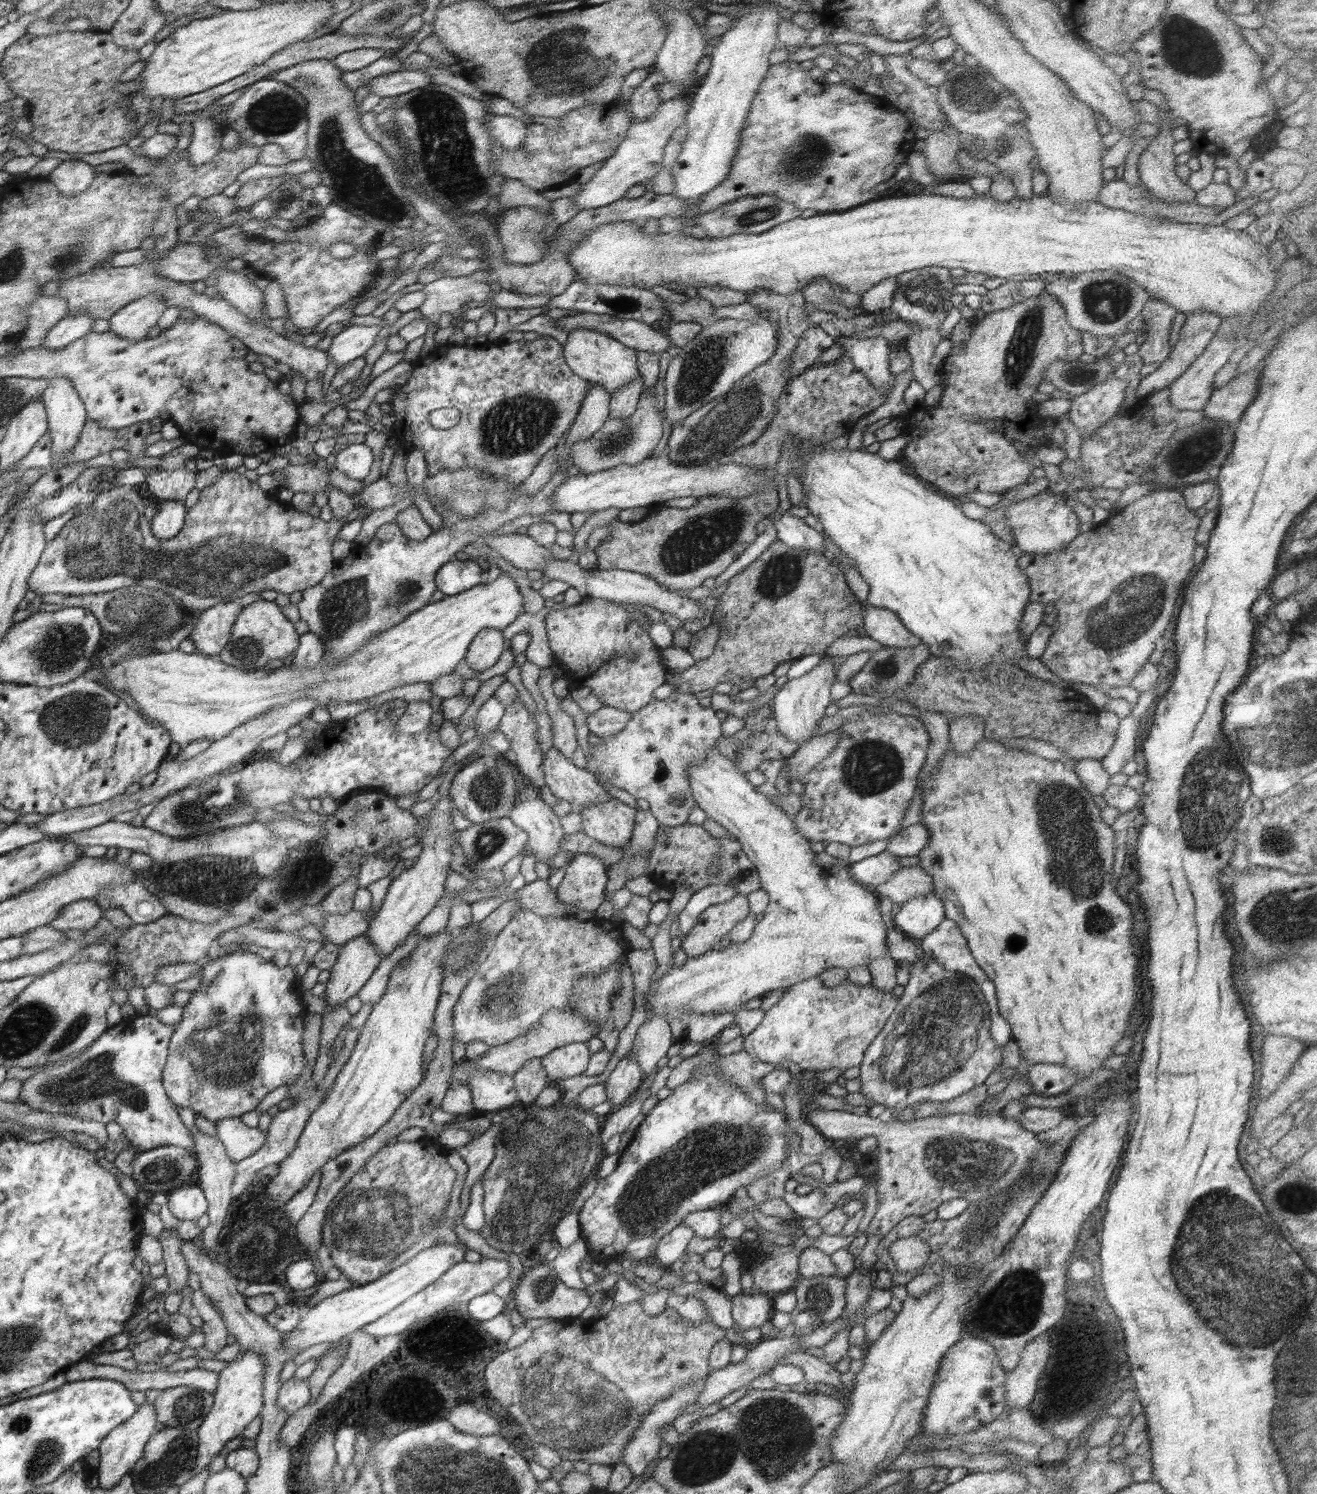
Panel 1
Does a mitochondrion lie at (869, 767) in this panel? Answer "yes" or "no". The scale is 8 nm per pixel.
yes

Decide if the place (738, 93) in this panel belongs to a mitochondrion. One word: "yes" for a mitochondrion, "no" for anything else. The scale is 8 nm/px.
no

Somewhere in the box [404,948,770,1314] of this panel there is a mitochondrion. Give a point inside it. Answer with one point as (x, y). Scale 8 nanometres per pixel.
(544, 1178)

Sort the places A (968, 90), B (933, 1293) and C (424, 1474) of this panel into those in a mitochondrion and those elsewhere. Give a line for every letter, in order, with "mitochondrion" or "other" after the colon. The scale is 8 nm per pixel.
A: mitochondrion
B: other
C: mitochondrion

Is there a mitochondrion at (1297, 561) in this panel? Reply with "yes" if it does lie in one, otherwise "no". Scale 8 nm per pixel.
no

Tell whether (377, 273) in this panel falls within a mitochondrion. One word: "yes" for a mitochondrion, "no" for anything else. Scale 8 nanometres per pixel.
no

